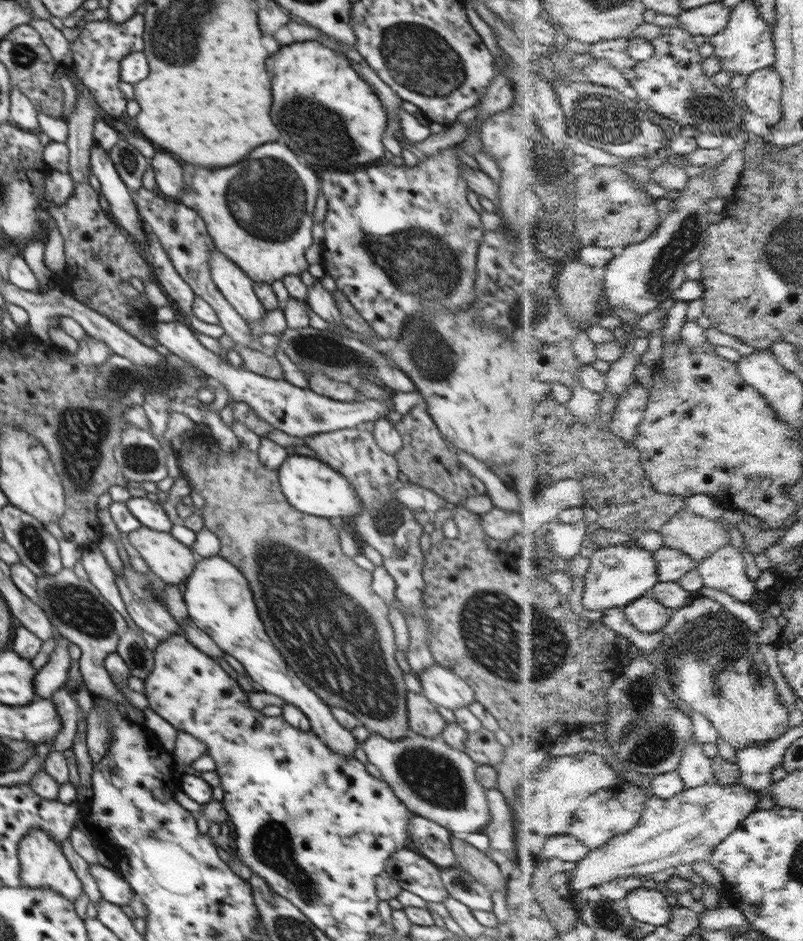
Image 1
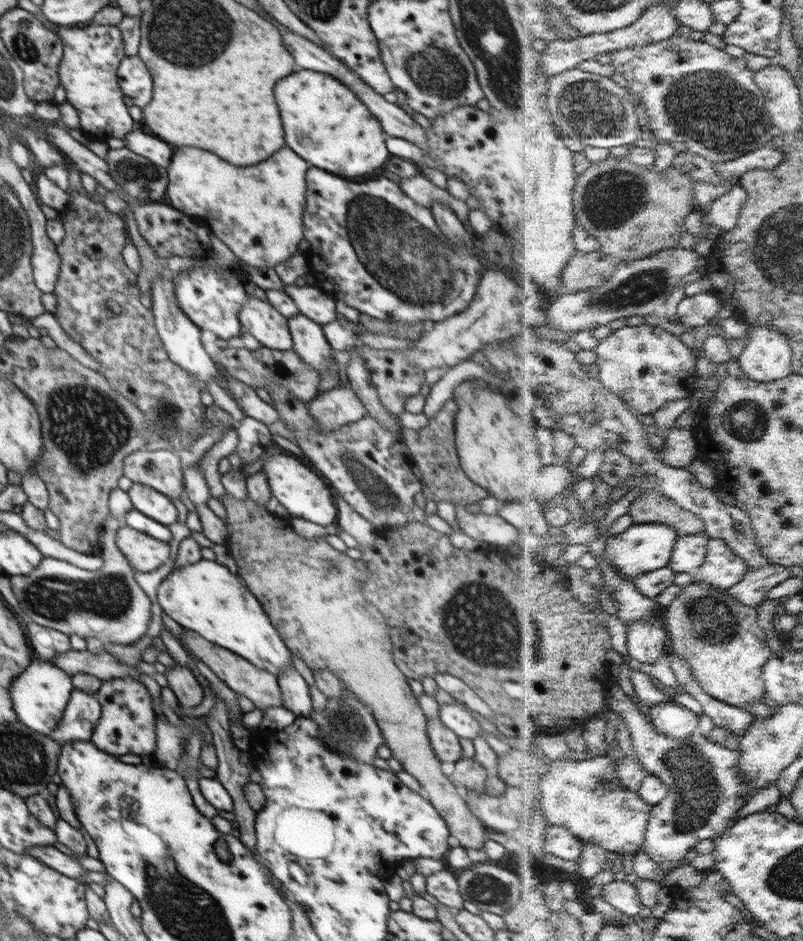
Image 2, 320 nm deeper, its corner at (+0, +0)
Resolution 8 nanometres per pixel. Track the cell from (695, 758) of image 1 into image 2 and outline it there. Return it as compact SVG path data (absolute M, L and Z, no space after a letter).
M676 701L655 704L651 715L660 732L680 740L699 730L700 716Z

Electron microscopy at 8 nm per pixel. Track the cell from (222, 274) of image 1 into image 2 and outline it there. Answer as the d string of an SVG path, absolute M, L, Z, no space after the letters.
M248 296L238 320L264 347L276 351L292 349L293 341L288 328L288 319L279 314L268 302Z

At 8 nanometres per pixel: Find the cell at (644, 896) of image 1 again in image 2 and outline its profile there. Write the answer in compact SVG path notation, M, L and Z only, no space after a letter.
M612 881L604 886L603 895L608 903L632 917L638 918L644 908L644 900L636 882Z

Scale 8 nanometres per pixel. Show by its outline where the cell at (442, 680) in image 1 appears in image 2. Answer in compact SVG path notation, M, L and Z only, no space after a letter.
M440 705L439 719L459 737L473 740L483 735L480 723L464 705Z

